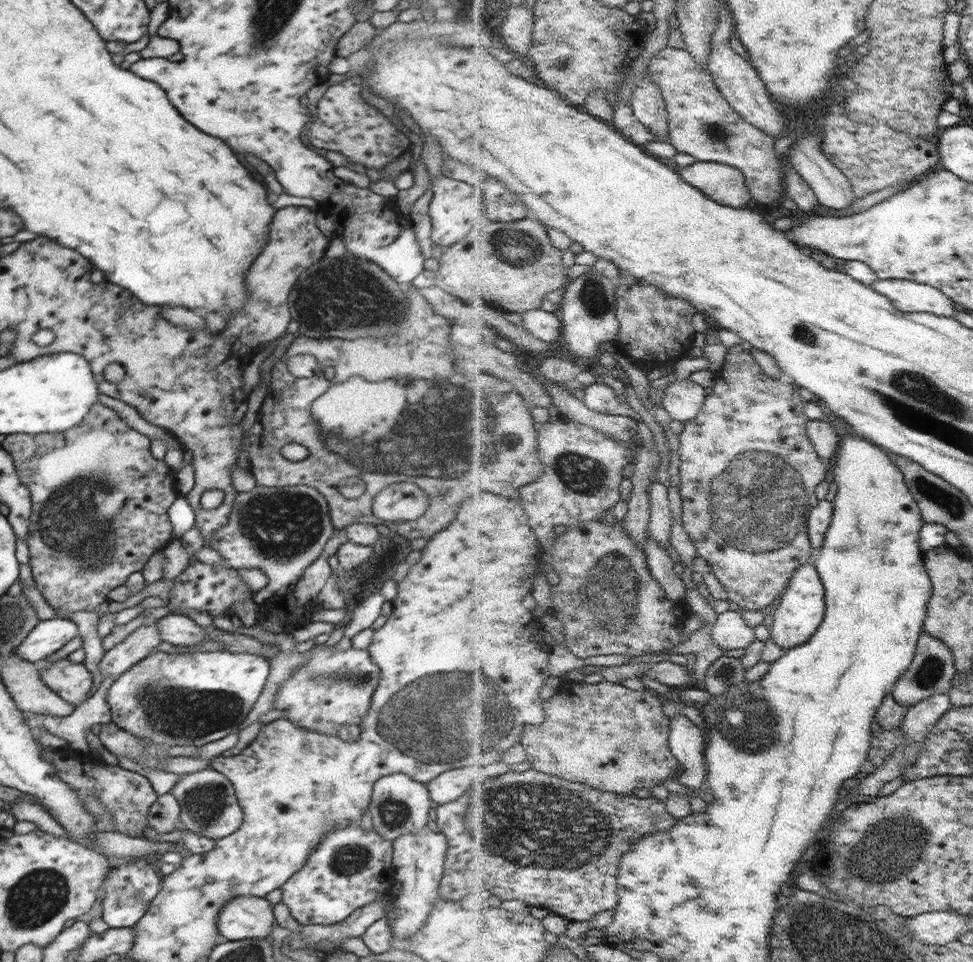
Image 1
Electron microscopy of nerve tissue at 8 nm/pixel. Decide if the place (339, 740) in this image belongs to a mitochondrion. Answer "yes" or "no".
no

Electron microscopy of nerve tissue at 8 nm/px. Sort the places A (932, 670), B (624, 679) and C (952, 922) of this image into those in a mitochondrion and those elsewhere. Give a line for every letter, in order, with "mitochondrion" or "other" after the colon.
A: mitochondrion
B: other
C: other

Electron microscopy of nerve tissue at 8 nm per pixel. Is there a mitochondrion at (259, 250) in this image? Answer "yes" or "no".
no

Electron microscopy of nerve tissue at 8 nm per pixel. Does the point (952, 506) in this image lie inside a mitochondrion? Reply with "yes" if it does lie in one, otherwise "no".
yes

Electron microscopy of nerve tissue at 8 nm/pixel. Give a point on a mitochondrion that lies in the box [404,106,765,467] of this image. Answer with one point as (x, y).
(522, 249)

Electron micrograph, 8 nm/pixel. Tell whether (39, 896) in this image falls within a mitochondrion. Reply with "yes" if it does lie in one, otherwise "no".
yes

